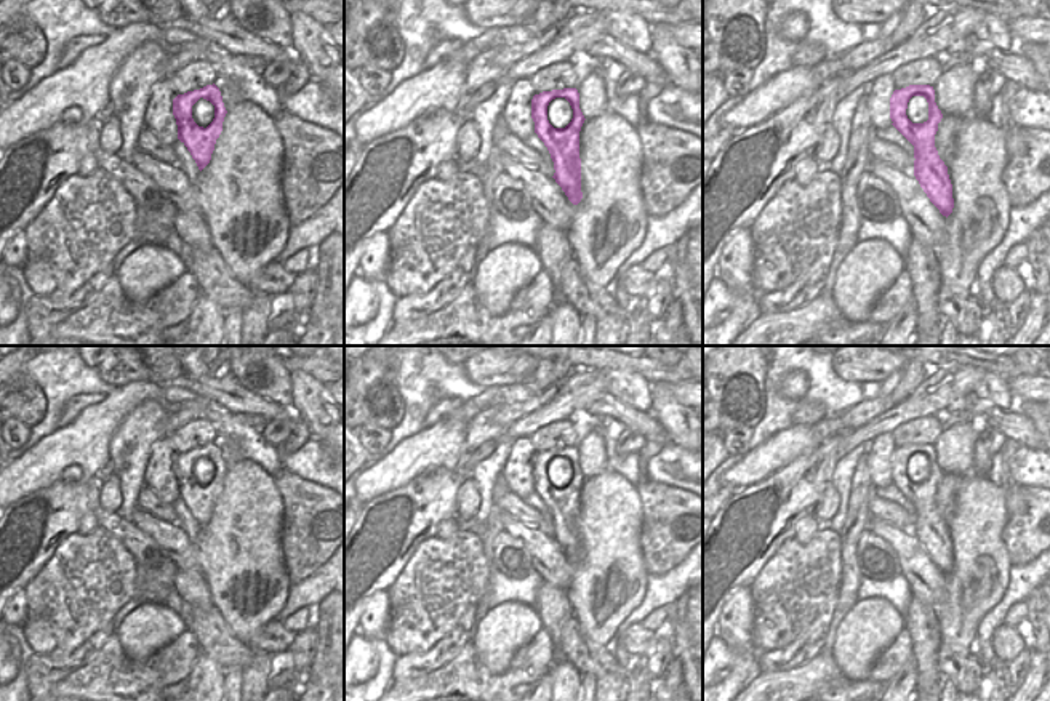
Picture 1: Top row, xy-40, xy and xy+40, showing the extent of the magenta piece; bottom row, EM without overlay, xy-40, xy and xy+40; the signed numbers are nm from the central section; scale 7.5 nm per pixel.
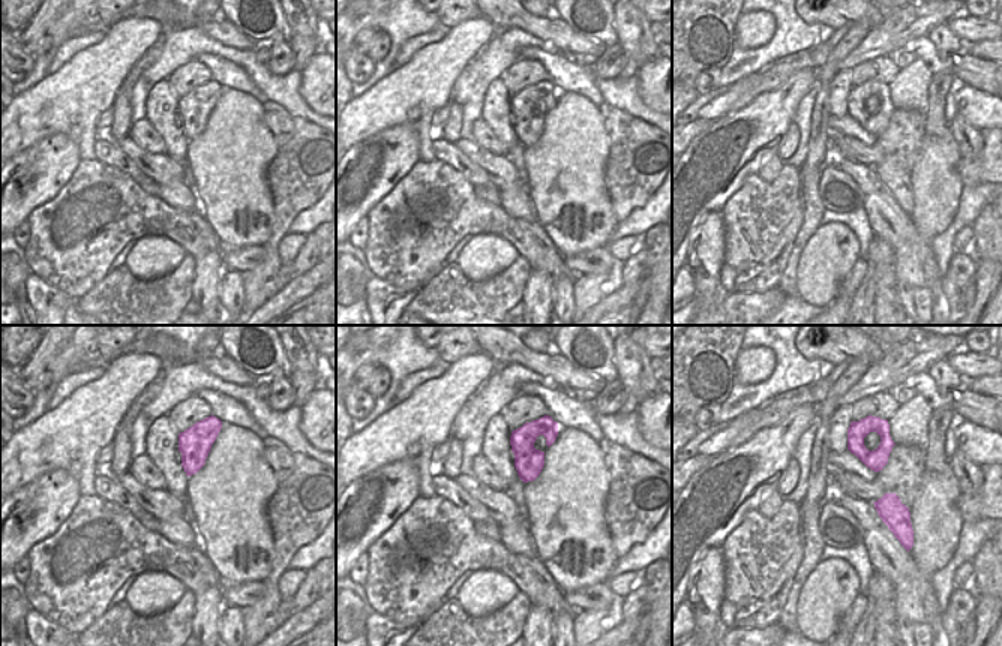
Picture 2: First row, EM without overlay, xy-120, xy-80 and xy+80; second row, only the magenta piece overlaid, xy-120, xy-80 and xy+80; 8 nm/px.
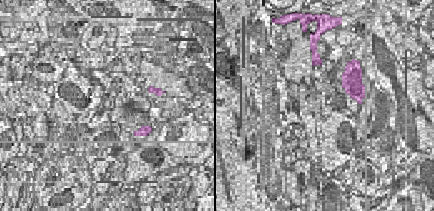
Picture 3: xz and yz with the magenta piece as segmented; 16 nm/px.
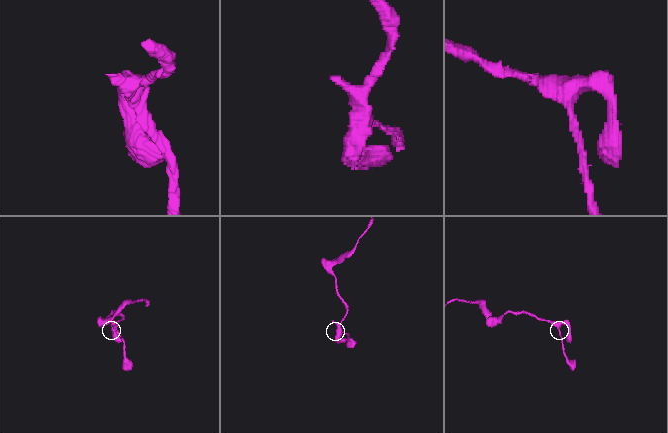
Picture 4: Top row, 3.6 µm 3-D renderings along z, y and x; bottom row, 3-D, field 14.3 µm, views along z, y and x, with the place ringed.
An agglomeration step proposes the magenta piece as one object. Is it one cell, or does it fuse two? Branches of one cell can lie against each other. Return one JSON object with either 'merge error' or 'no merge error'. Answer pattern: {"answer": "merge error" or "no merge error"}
{"answer": "no merge error"}

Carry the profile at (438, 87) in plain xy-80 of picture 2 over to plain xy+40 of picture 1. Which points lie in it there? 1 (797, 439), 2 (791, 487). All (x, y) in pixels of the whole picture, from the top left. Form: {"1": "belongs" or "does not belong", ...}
{"1": "belongs", "2": "does not belong"}

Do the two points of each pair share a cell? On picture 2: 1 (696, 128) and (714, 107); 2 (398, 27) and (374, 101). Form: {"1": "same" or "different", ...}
{"1": "different", "2": "different"}

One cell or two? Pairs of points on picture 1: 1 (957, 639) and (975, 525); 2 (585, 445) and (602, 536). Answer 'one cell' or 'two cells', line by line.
1: one cell
2: two cells

